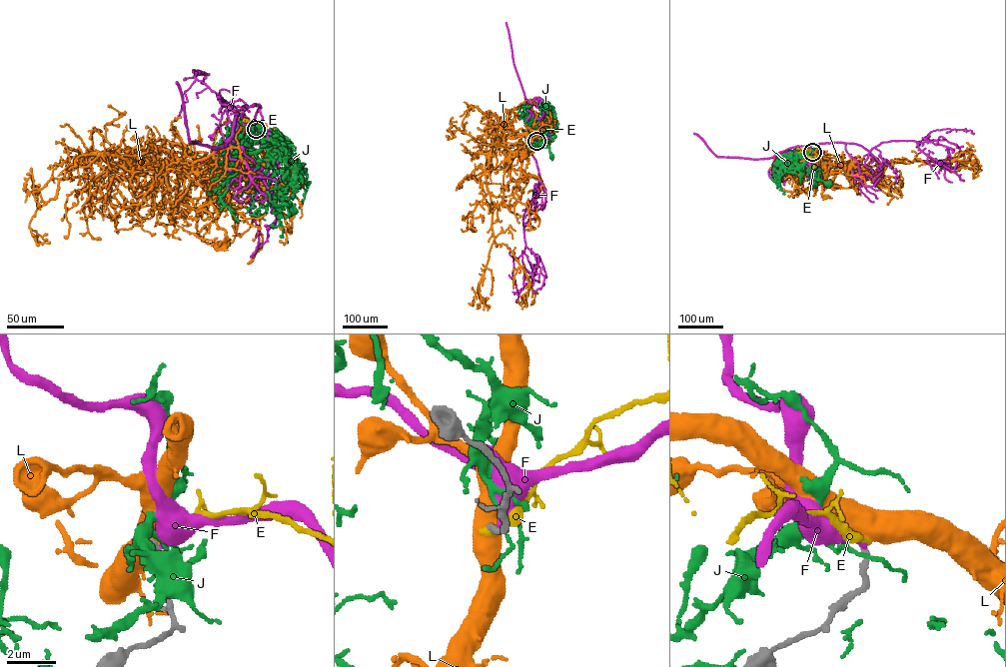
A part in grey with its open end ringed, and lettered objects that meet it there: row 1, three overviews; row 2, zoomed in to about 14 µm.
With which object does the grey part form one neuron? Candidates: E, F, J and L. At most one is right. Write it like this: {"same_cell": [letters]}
{"same_cell": ["L"]}

